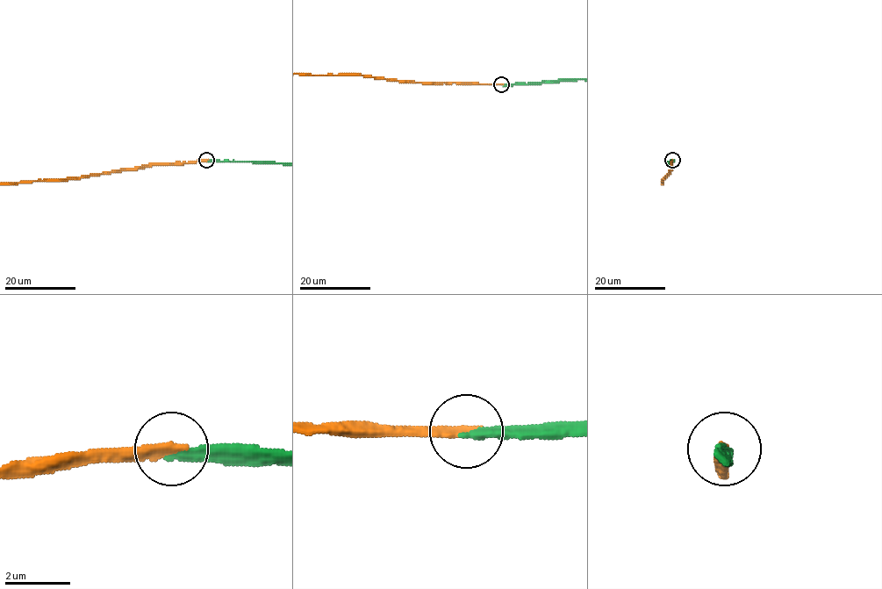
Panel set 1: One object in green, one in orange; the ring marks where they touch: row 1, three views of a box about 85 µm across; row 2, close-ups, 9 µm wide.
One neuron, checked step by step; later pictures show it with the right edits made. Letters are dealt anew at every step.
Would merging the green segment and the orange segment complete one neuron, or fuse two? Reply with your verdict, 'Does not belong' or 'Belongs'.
Belongs

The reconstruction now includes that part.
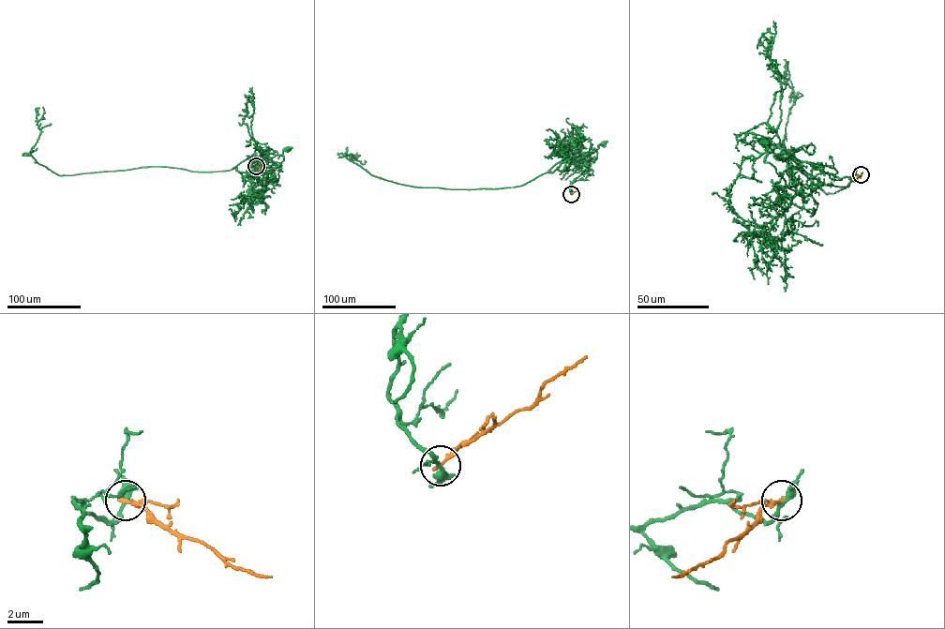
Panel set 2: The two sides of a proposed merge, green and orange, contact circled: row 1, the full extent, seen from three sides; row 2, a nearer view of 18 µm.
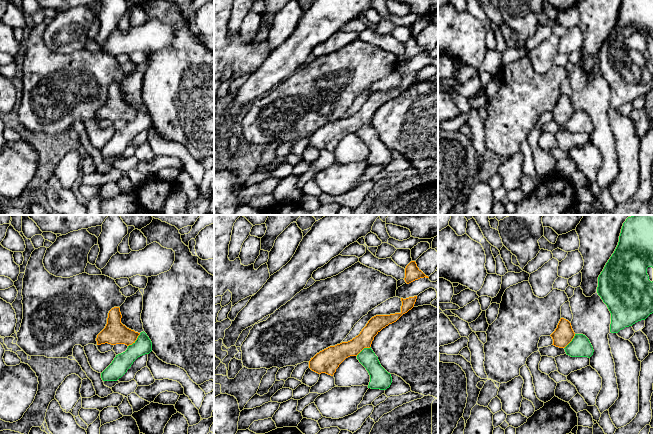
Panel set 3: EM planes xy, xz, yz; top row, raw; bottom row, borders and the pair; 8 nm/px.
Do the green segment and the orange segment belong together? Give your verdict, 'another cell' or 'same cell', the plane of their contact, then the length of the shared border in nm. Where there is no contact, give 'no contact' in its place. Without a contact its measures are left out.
another cell; meets green in xy; contact 150 nm long

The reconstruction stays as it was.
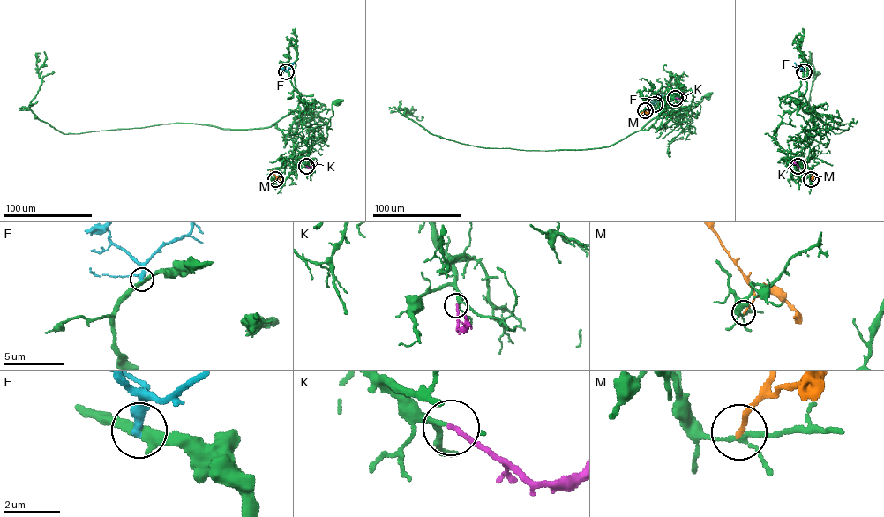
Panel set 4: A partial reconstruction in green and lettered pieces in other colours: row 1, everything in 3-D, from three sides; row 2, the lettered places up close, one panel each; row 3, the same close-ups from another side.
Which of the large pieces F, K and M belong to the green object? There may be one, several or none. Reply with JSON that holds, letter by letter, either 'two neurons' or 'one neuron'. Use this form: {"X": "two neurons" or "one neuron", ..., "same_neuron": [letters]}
{"F": "two neurons", "K": "one neuron", "M": "two neurons", "same_neuron": ["K"]}

